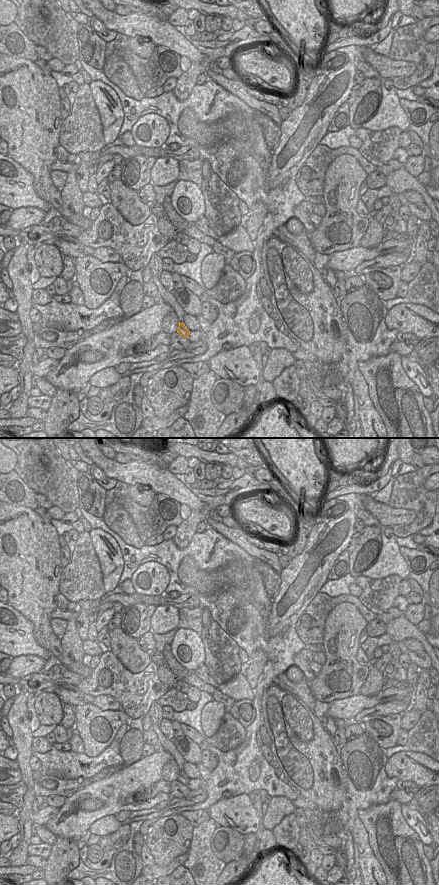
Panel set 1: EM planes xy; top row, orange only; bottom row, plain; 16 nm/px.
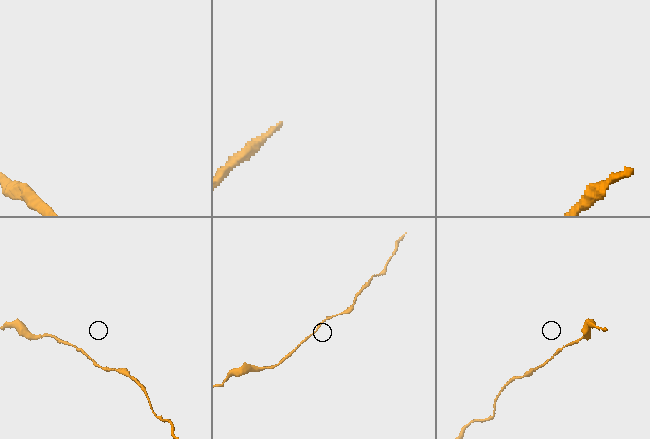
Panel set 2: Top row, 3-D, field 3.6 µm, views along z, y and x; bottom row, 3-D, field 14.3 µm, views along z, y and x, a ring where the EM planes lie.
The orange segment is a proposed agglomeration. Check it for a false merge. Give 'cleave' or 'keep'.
keep

